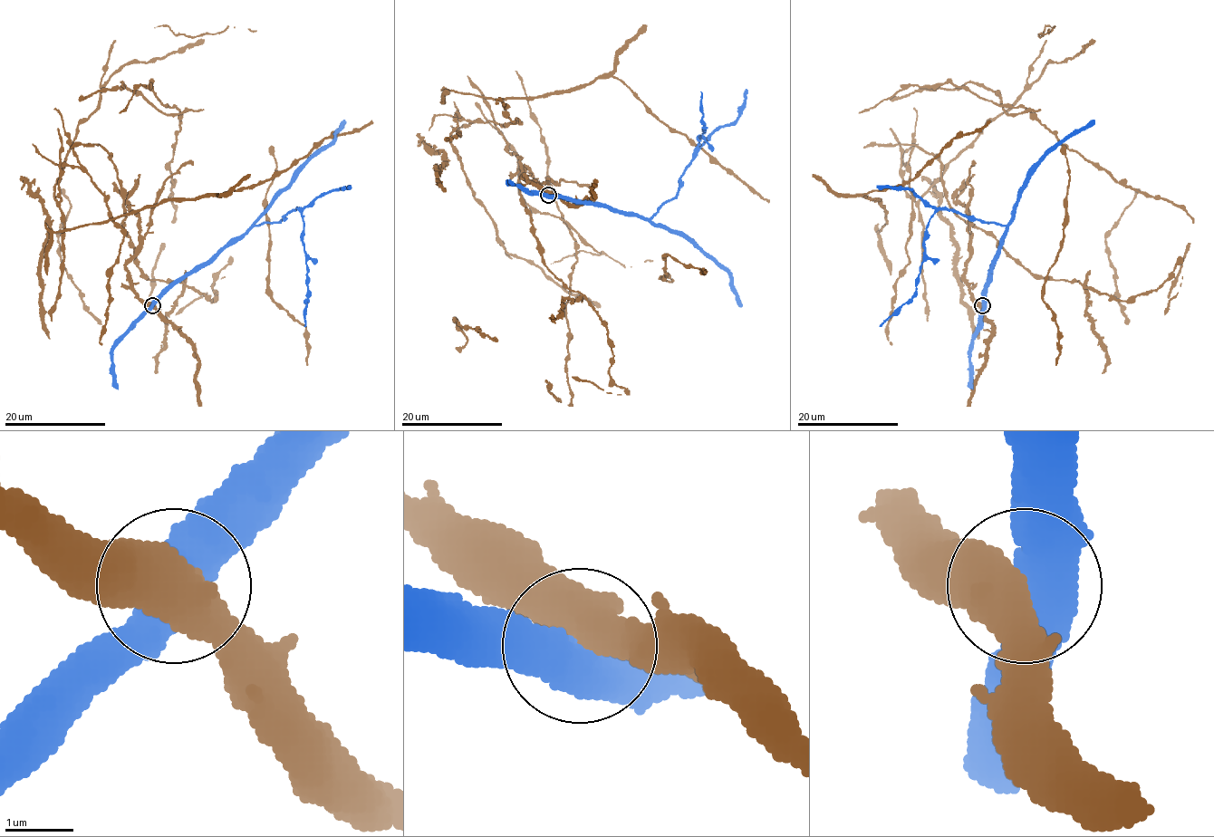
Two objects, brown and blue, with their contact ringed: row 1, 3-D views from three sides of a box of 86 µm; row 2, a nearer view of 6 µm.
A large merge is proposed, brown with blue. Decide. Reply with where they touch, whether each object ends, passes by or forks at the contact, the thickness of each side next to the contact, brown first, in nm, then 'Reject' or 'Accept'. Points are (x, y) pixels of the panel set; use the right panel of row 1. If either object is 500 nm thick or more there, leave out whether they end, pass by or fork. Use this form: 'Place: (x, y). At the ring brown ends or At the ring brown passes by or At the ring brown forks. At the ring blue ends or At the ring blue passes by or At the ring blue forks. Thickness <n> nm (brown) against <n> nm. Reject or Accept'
Place: (982, 305). Thickness 600 nm (brown) against 600 nm. Accept

